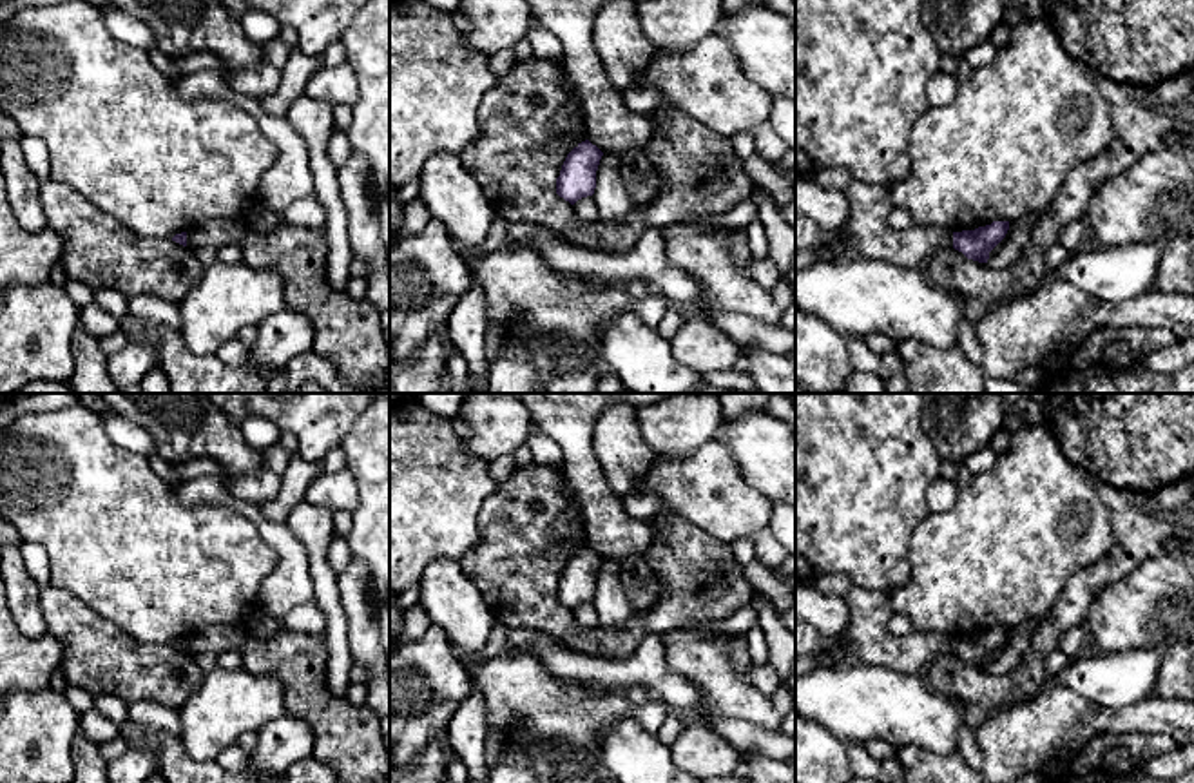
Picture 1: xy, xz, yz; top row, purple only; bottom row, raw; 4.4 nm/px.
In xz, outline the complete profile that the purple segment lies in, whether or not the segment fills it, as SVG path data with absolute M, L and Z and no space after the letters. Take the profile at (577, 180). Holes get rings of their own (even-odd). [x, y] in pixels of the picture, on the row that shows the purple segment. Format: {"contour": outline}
{"contour": "M589 140L578 143L562 165L560 176L556 178L556 194L571 205L592 196L602 156L603 152Z"}

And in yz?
{"contour": "M993 221L975 230L953 232L953 248L968 259L987 263L989 252L1006 237L1009 221Z"}

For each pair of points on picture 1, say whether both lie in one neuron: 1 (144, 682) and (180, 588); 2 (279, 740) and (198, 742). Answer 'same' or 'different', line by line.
1: different
2: different

